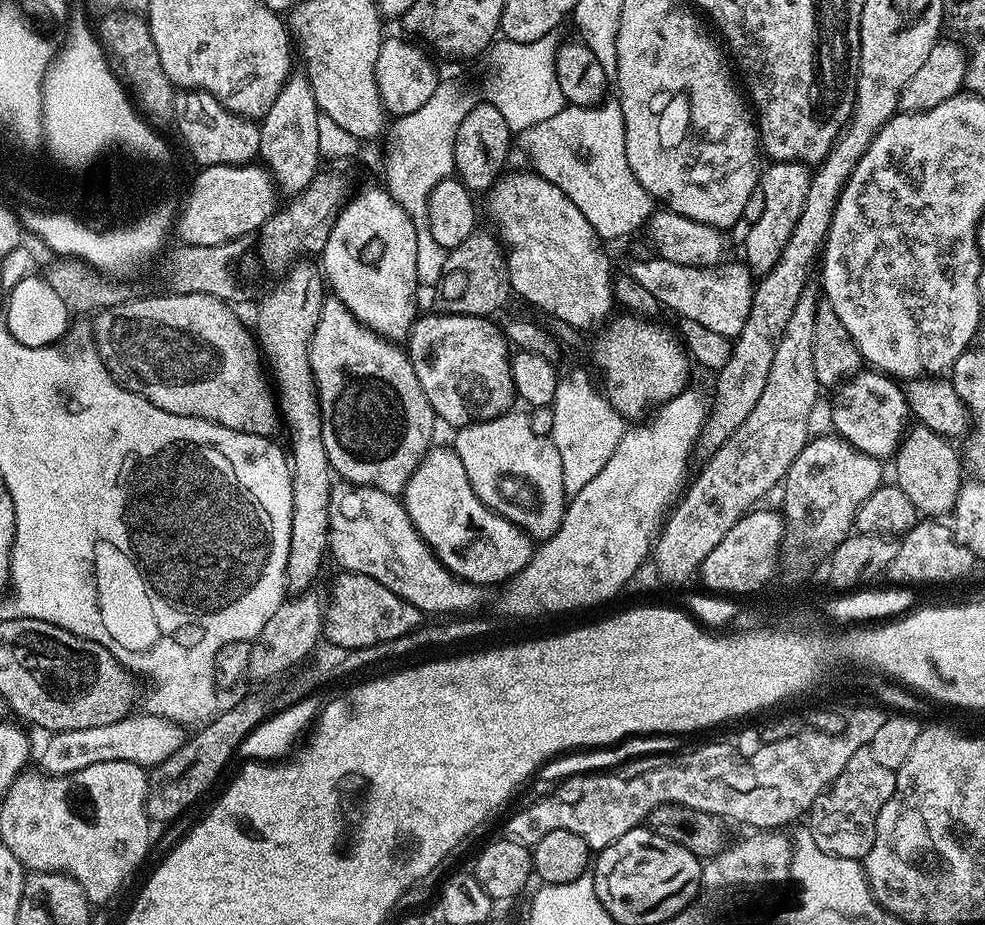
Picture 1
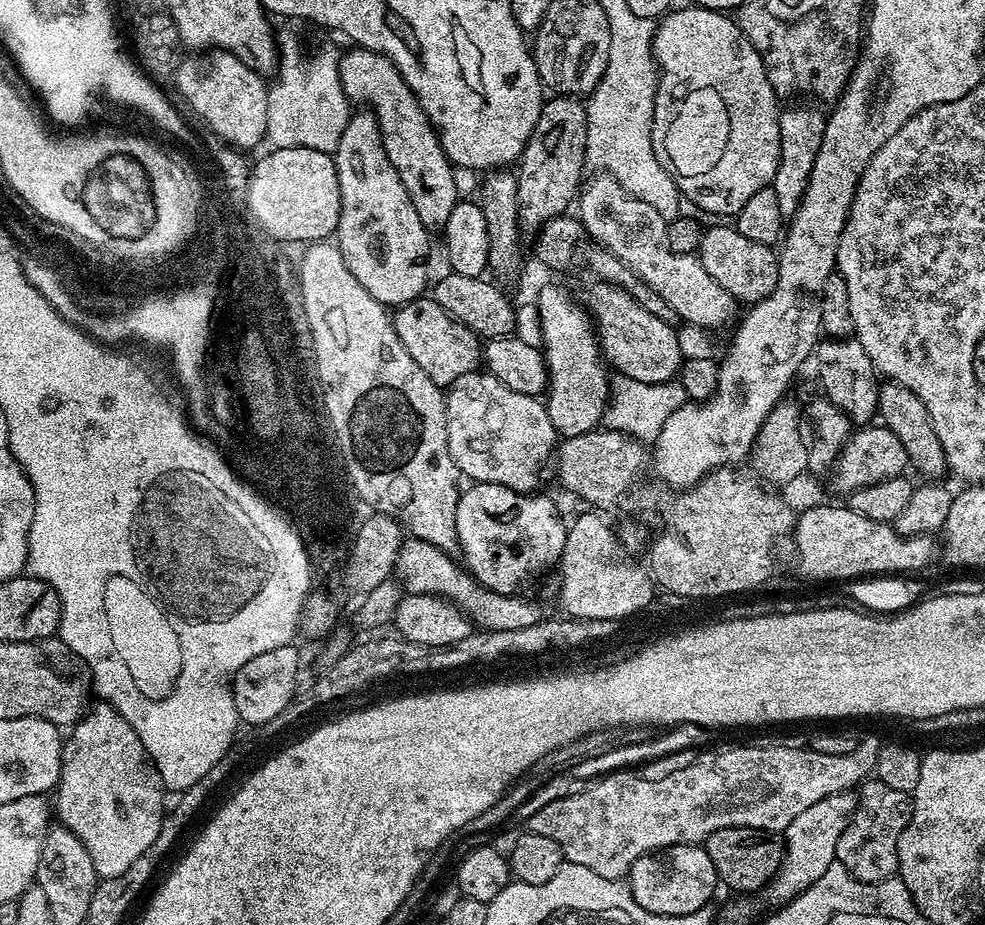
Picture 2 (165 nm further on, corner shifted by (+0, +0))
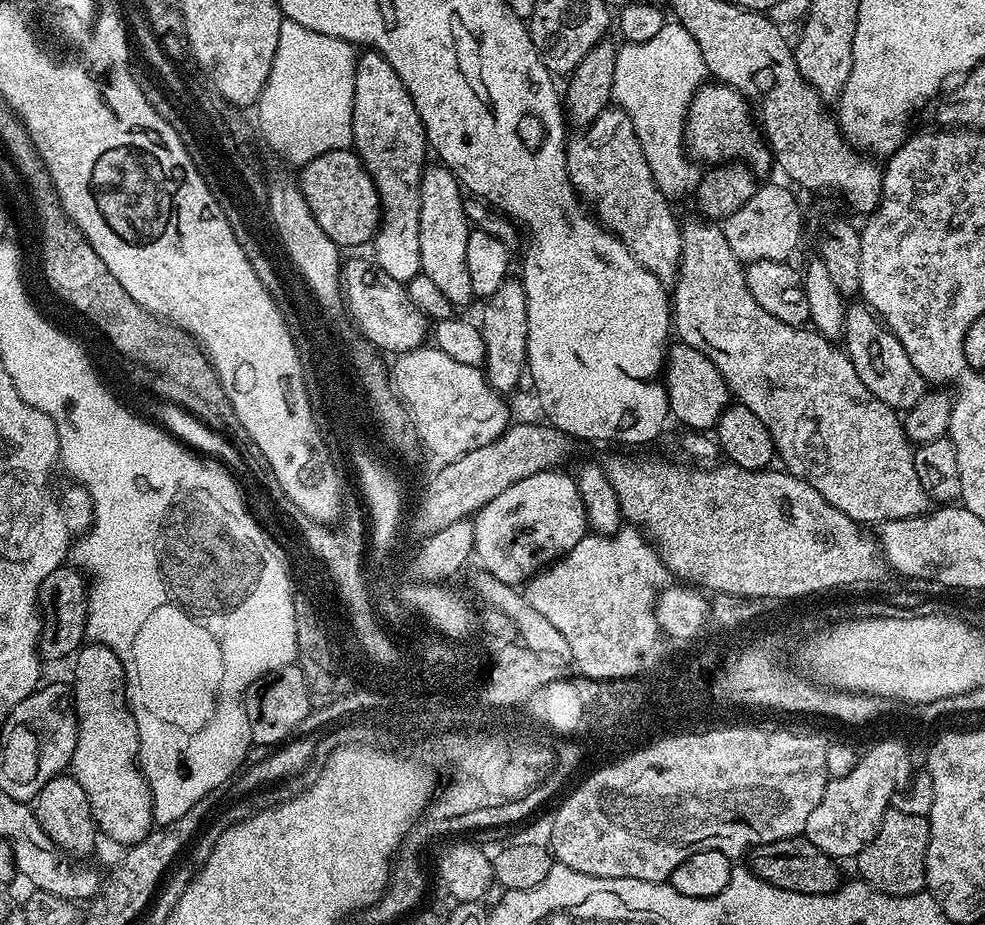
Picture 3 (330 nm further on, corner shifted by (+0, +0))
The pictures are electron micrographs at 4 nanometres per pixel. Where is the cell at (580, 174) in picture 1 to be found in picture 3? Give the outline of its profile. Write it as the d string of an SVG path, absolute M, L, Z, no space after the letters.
M665 22L650 41L621 43L616 54L611 99L634 122L654 182L669 201L691 197L700 184L702 172L686 155L684 124L690 102L708 76L698 42L681 24Z

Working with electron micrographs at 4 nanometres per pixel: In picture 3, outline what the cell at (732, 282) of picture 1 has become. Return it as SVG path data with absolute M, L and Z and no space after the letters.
M609 106L591 124L577 132L580 133L573 140L571 137L566 144L566 167L572 187L576 189L581 201L594 213L597 221L628 247L630 254L634 254L634 258L643 268L650 270L664 285L671 285L680 267L682 224L679 219L676 221L676 216L672 213L673 205L654 182L654 174L650 174L650 166L634 130L634 122L630 122L630 118L621 108Z

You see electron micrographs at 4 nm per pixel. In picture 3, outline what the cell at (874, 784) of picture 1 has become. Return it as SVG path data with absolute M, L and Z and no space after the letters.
M889 807L882 822L878 826L878 834L866 845L854 858L854 864L860 871L859 879L869 884L876 892L890 894L891 896L909 896L925 891L924 883L924 859L926 858L926 846L928 845L928 817L915 816L914 814L902 814L896 808Z

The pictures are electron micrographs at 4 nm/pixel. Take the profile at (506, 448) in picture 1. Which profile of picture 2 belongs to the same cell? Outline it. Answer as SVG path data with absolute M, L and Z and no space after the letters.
M477 370L456 380L446 392L448 405L448 449L461 477L478 484L497 484L521 494L532 494L540 484L544 467L549 467L558 444L558 433L550 422L548 405L539 396L518 394L506 382L498 382L487 370Z

